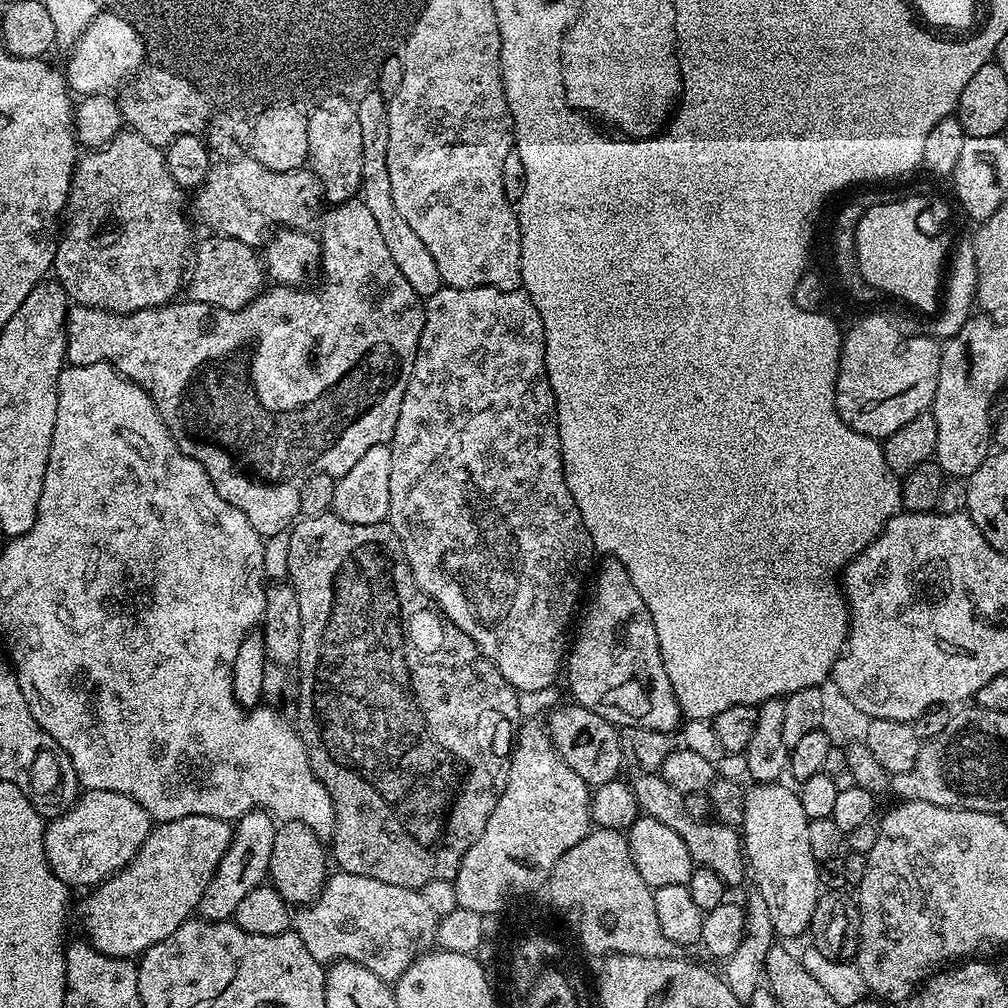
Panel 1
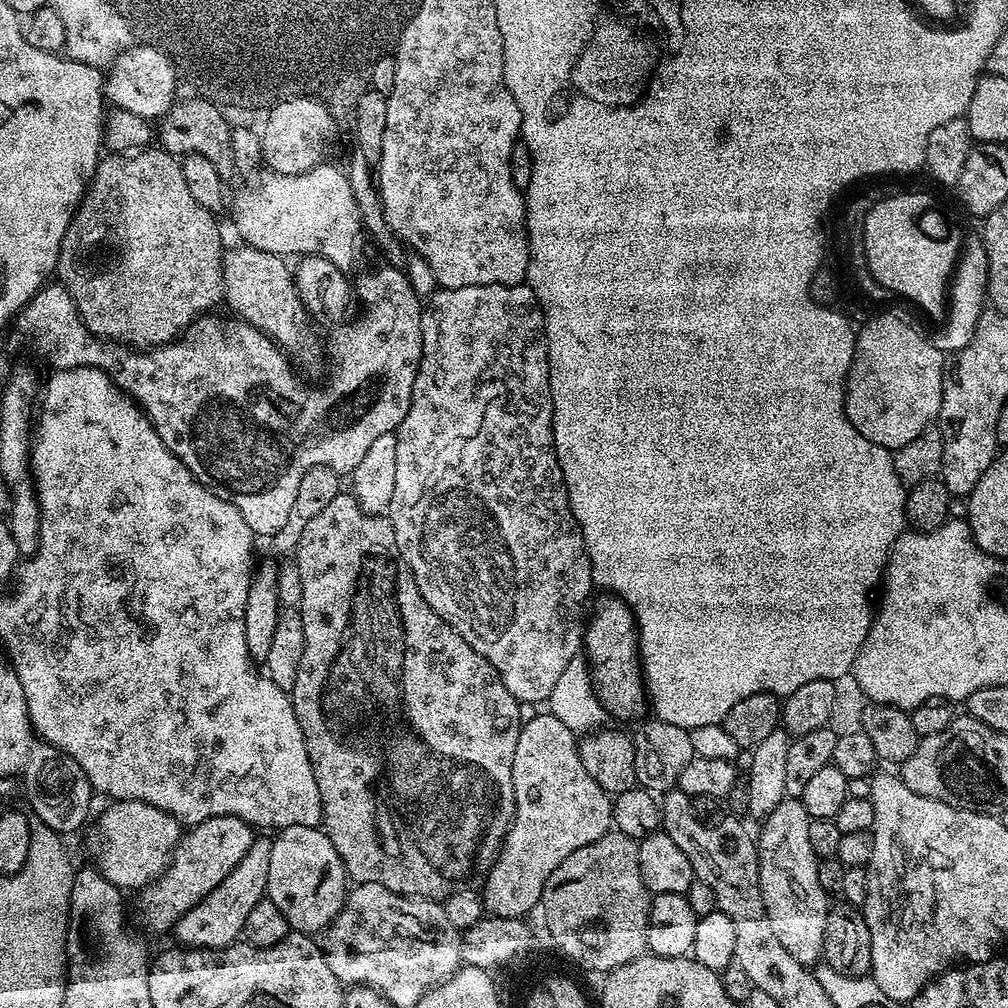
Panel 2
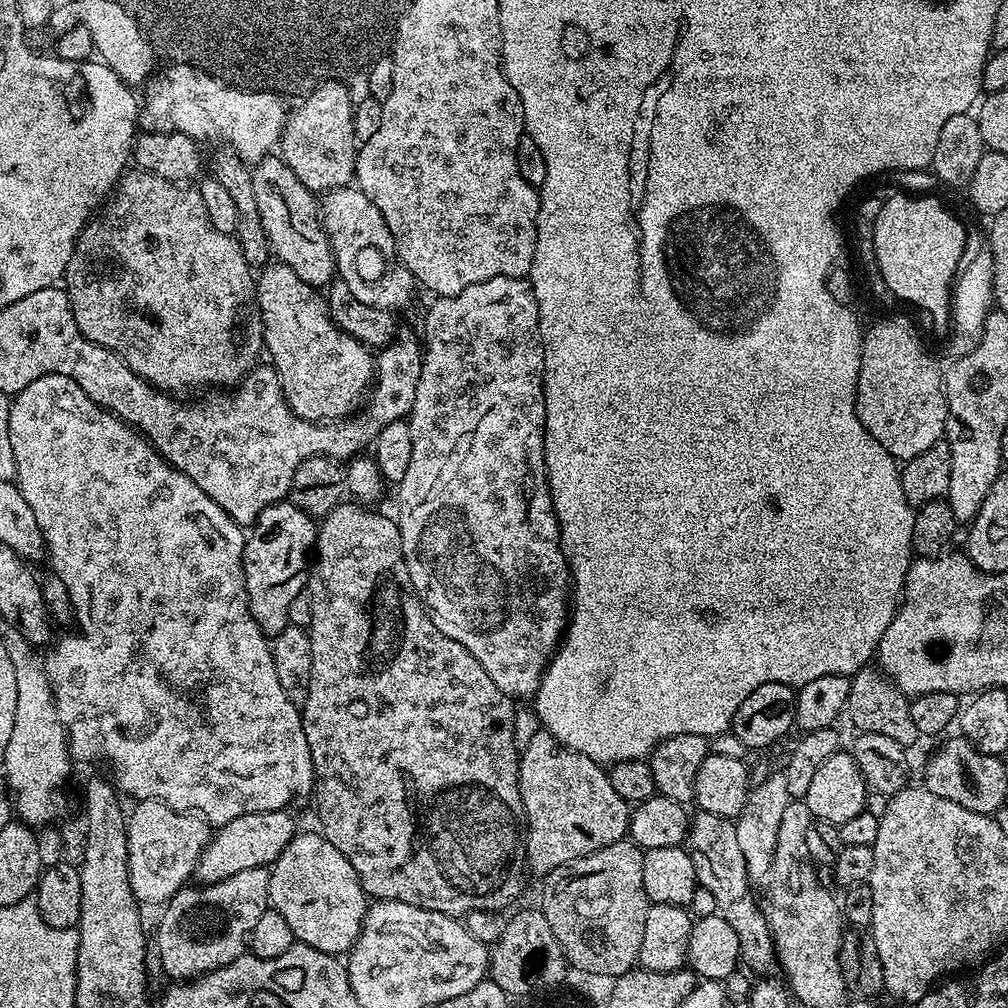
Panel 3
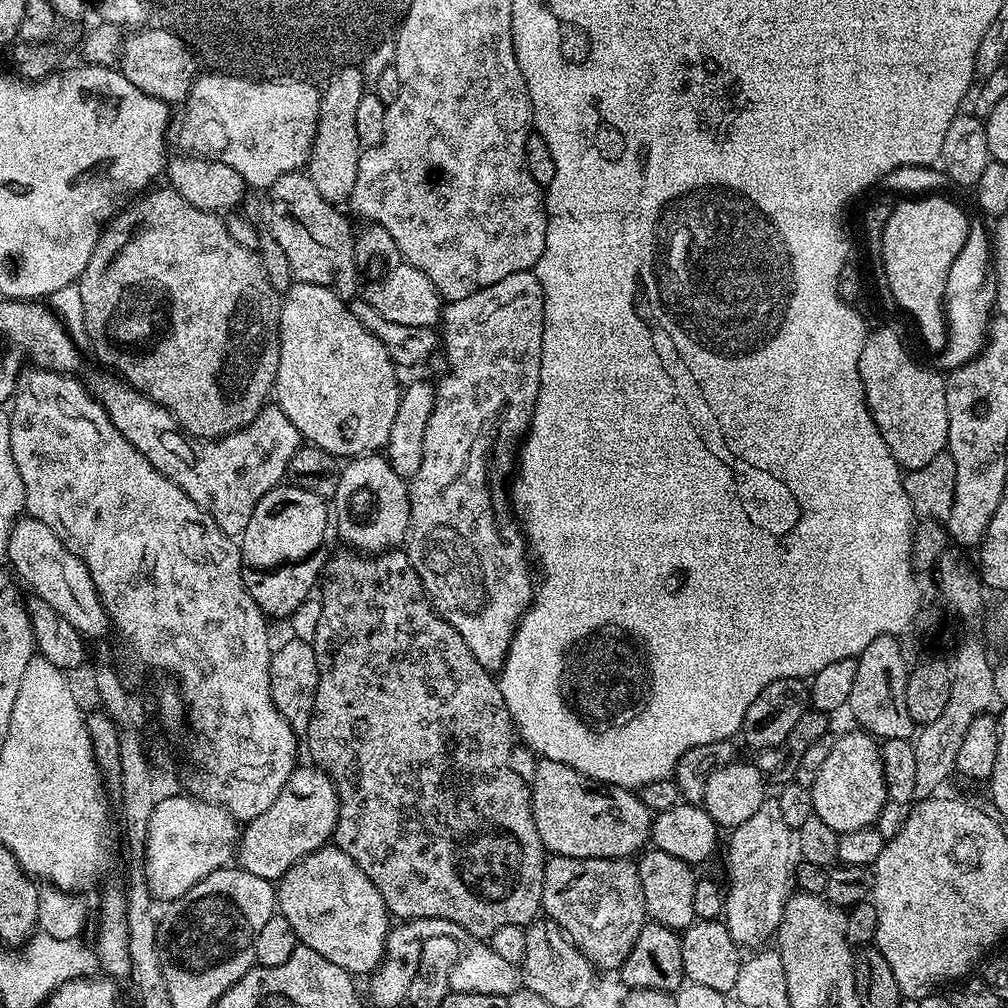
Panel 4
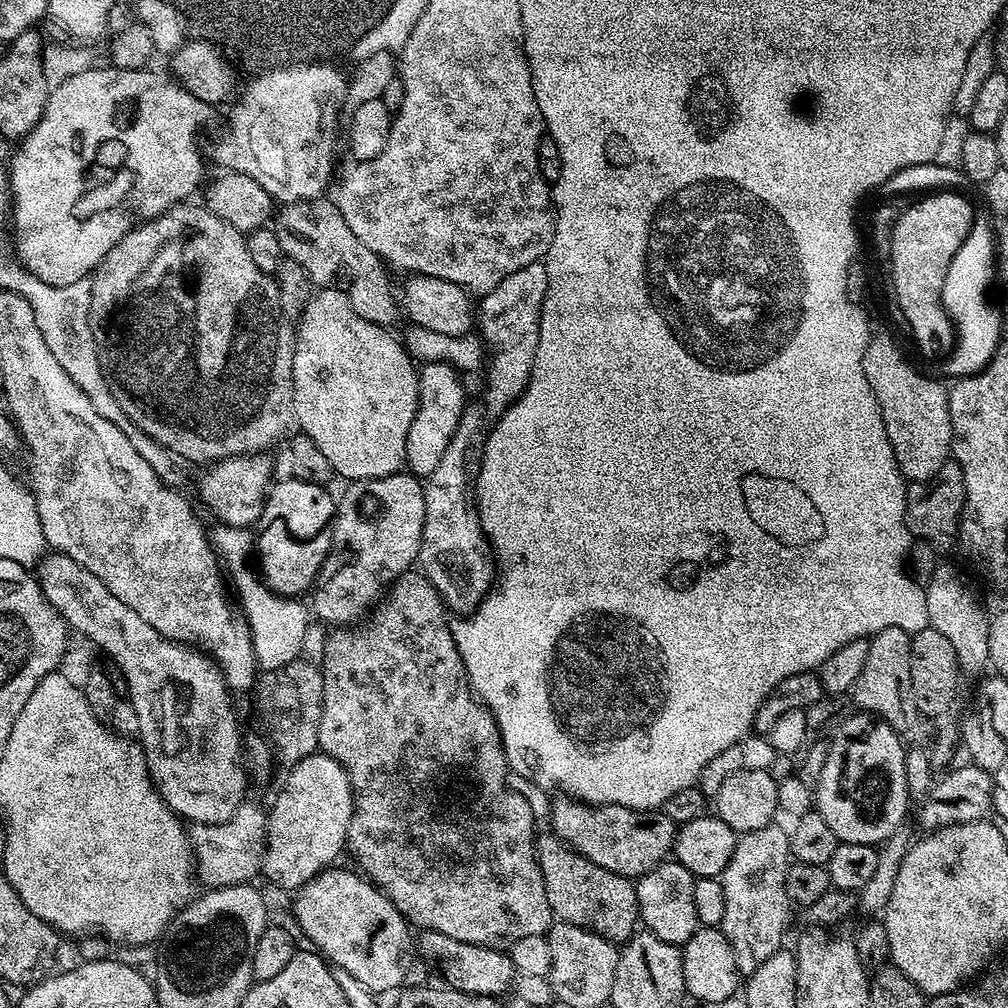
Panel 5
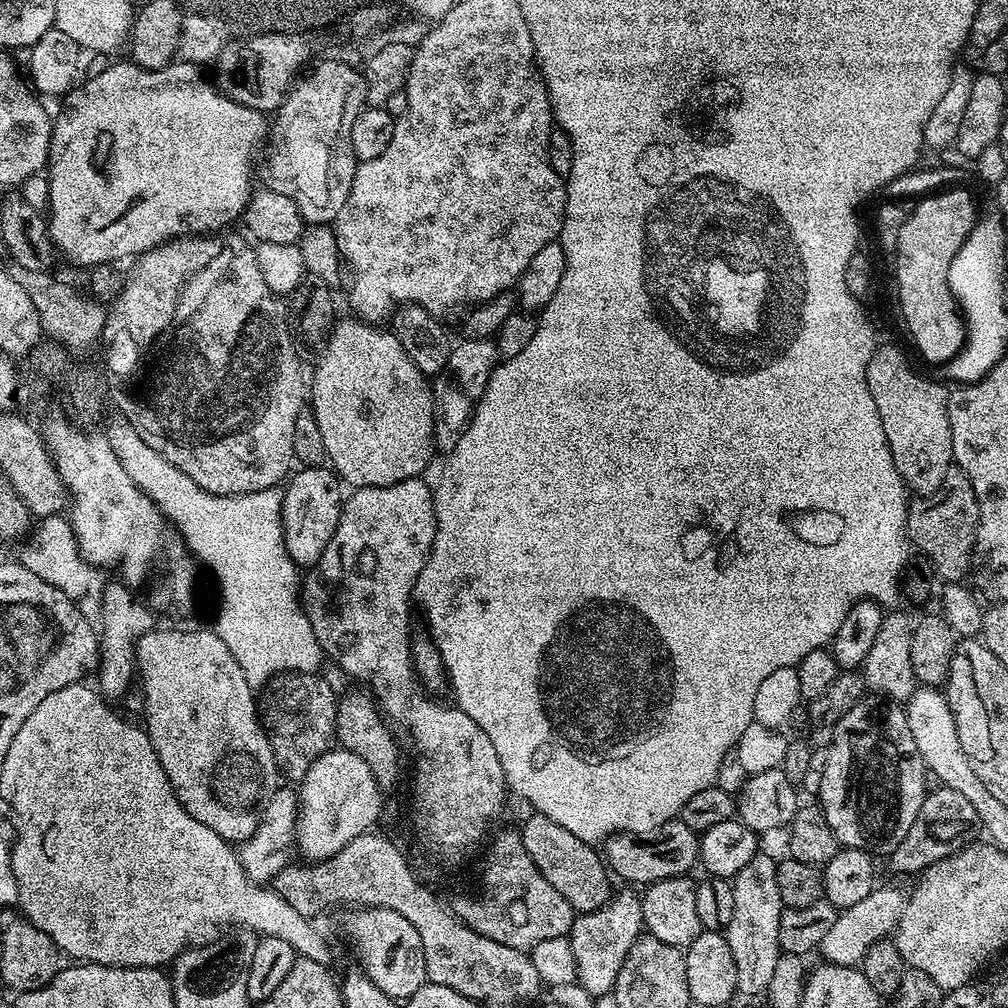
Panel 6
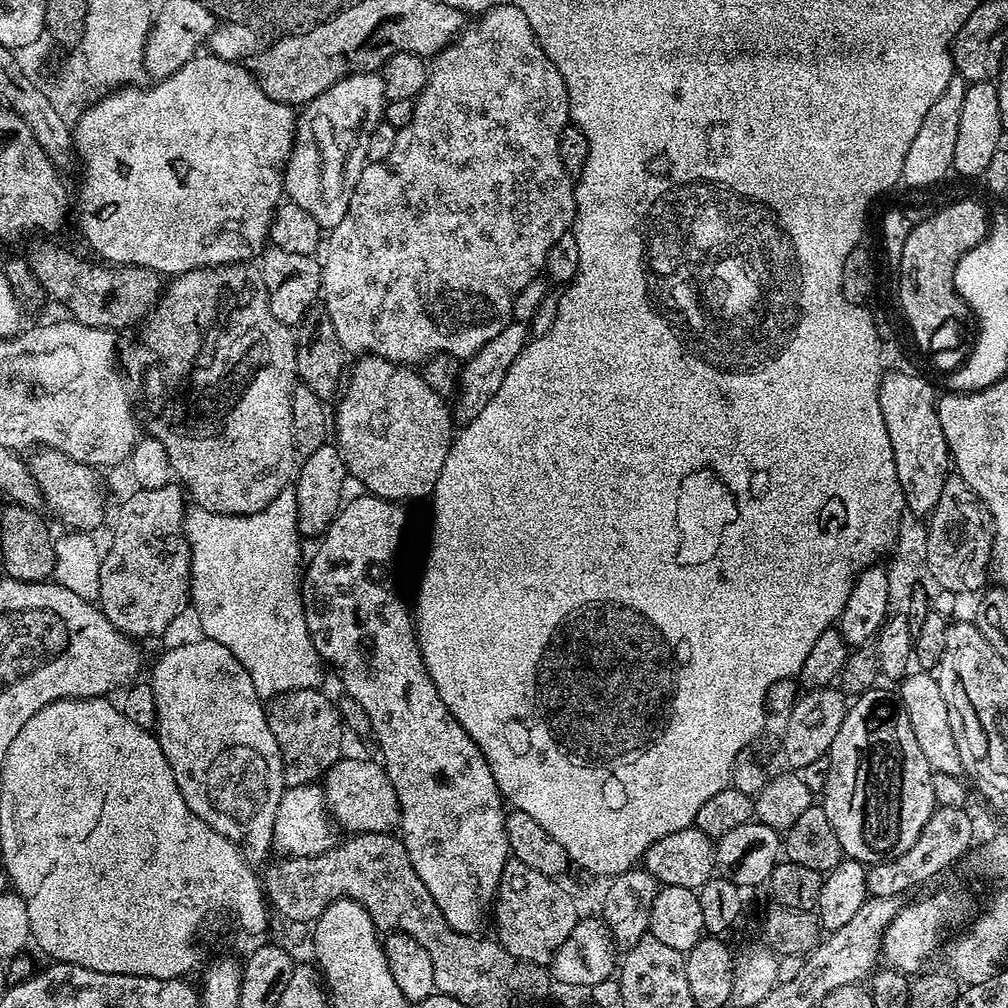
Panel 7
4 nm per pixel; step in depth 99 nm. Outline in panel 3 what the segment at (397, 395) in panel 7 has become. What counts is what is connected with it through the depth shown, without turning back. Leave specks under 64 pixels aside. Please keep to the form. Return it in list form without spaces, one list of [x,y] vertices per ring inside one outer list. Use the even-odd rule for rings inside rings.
[[[279,262],[263,265],[256,280],[256,304],[264,319],[264,346],[267,355],[272,355],[271,367],[280,379],[280,391],[294,414],[317,422],[335,422],[353,415],[369,395],[374,380],[374,356],[367,344],[361,343],[349,333],[340,329],[328,312],[325,297],[317,289],[310,287],[290,266]]]

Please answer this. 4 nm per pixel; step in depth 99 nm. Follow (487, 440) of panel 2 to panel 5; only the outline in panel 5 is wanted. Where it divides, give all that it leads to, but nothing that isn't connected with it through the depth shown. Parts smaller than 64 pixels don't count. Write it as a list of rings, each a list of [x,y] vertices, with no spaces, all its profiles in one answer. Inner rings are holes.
[[[543,262],[530,266],[522,266],[522,270],[514,270],[496,288],[487,289],[483,294],[484,301],[478,304],[479,335],[491,353],[486,364],[488,372],[488,389],[484,392],[484,408],[492,415],[499,417],[508,405],[528,387],[528,379],[534,366],[534,358],[538,354],[540,341],[540,315],[548,289],[547,268]],[[472,406],[465,407],[464,417],[460,419],[458,430],[454,434],[454,438],[450,442],[450,446],[446,446],[446,454],[442,454],[442,460],[438,462],[438,466],[432,472],[430,481],[424,484],[424,497],[426,498],[426,522],[422,530],[422,538],[420,539],[420,558],[418,561],[419,567],[422,569],[425,576],[434,587],[440,592],[441,598],[444,599],[445,605],[453,613],[456,614],[471,614],[476,611],[476,607],[484,601],[485,596],[492,591],[494,581],[498,575],[498,565],[494,559],[494,549],[487,536],[484,535],[484,528],[480,525],[480,509],[476,507],[476,497],[474,495],[474,485],[476,476],[480,473],[480,458],[484,455],[484,441],[486,439],[486,424],[484,428],[484,416],[478,409]]]

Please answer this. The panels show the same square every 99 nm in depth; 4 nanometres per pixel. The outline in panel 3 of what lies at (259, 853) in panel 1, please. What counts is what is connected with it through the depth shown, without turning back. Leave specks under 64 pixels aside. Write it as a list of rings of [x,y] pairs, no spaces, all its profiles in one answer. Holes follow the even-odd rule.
[[[268,868],[242,870],[242,874],[234,874],[222,882],[185,886],[163,905],[160,925],[156,928],[156,952],[163,975],[176,982],[188,982],[207,972],[218,970],[239,956],[245,955],[248,948],[248,935],[254,930],[258,918],[268,907]]]

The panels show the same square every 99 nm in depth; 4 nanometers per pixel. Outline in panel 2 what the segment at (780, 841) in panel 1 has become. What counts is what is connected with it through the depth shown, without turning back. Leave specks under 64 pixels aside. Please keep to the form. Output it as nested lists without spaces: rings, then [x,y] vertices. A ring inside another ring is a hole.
[[[785,798],[769,816],[763,817],[764,829],[758,832],[758,862],[760,863],[760,885],[762,898],[766,906],[766,914],[770,918],[770,926],[774,926],[774,938],[798,958],[805,966],[817,963],[818,954],[824,950],[826,934],[826,914],[830,907],[830,899],[820,885],[821,861],[810,847],[810,817],[804,805],[796,798]]]

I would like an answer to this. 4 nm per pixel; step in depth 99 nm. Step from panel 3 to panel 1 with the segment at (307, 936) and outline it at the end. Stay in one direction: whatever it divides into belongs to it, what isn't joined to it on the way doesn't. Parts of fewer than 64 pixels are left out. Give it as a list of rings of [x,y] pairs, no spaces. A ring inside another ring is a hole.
[[[285,820],[274,834],[274,851],[270,854],[268,880],[289,906],[307,906],[318,898],[330,875],[330,856],[325,841],[320,840],[300,820]]]

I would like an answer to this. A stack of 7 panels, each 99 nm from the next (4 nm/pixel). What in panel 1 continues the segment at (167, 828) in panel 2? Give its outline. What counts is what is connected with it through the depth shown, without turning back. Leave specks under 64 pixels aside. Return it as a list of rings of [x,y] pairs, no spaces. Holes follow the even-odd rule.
[[[87,790],[66,814],[47,821],[44,849],[50,870],[69,889],[91,889],[127,866],[153,827],[152,817],[134,798],[110,790]]]

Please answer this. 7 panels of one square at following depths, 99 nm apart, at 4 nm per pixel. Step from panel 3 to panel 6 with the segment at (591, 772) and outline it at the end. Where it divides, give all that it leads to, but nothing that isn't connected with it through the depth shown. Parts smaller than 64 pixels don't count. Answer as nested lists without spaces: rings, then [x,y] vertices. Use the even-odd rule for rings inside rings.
[[[678,818],[668,820],[658,829],[658,837],[660,841],[657,844],[643,844],[643,839],[637,838],[627,832],[618,832],[615,836],[608,837],[602,844],[602,856],[606,861],[607,867],[610,869],[613,877],[621,876],[624,880],[629,880],[629,885],[632,886],[647,886],[658,882],[662,878],[674,878],[675,876],[689,875],[693,870],[692,867],[697,867],[700,858],[700,836],[690,830],[690,826],[686,826],[686,822],[682,822]]]

